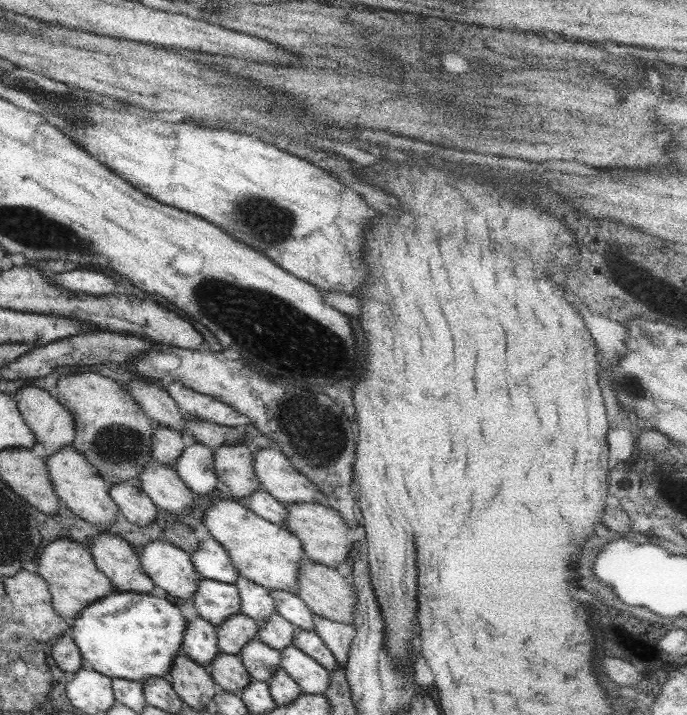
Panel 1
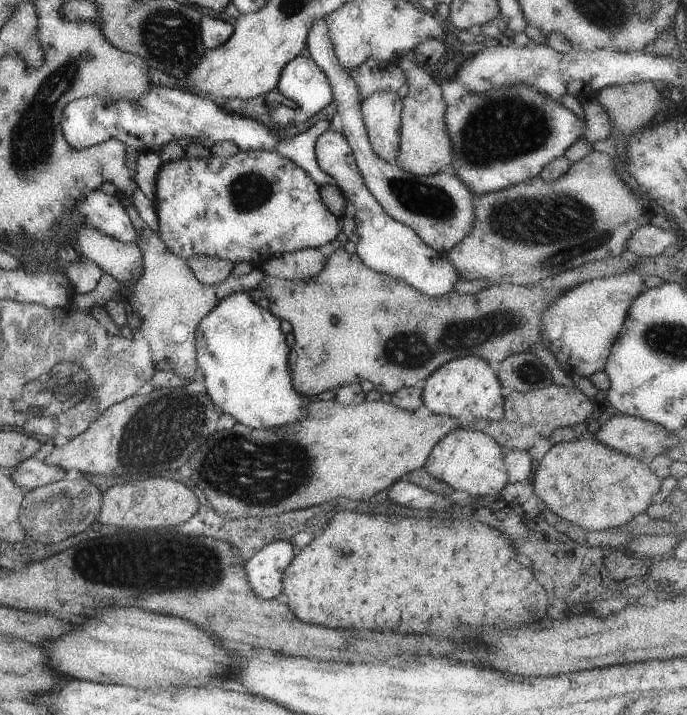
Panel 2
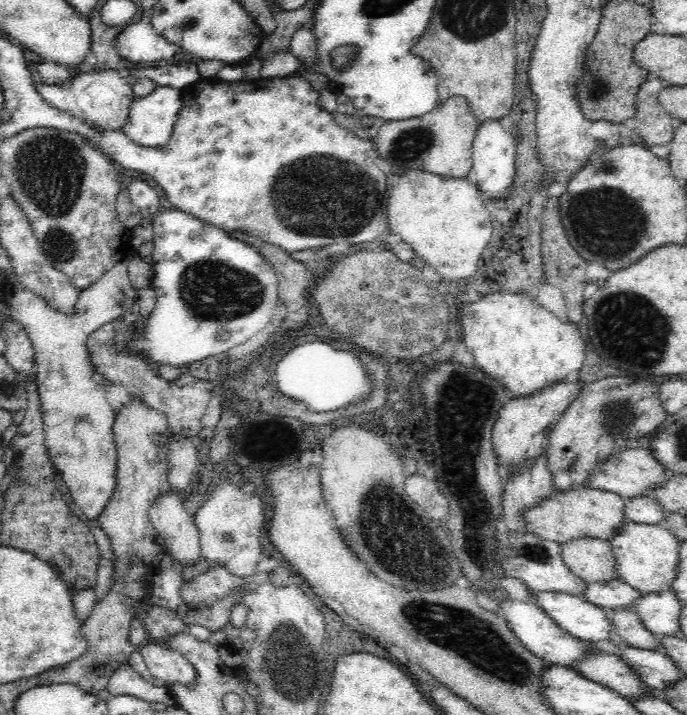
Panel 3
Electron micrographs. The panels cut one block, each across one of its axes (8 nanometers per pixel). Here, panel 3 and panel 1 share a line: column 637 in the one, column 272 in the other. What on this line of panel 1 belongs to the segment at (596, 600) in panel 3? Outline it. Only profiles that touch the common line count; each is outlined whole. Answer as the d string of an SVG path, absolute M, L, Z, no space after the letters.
M270 590L269 596L275 604L275 613L287 620L295 627L305 630L313 630L312 612L305 603L289 590Z

